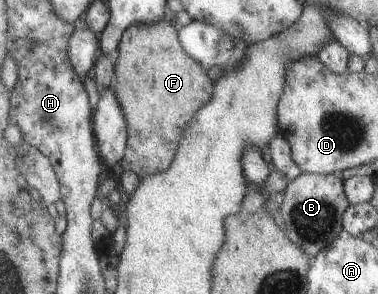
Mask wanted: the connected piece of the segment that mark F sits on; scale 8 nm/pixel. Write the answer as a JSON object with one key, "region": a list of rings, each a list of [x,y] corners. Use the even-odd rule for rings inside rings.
{"region":[[[164,20],[131,25],[124,32],[118,51],[120,55],[116,64],[114,90],[128,122],[128,145],[122,168],[134,172],[142,180],[171,168],[185,130],[189,128],[197,110],[212,101],[216,84],[209,78],[204,66],[185,50],[180,39],[180,29]]]}

